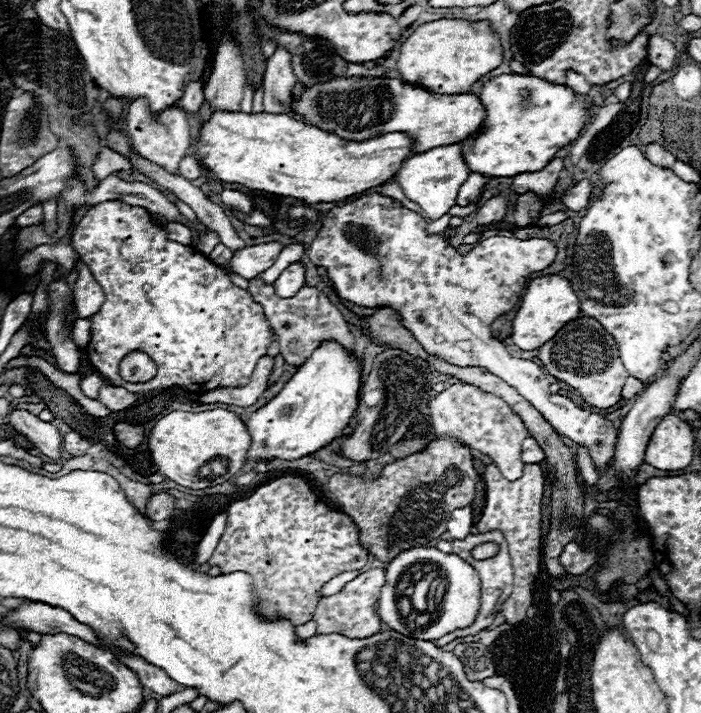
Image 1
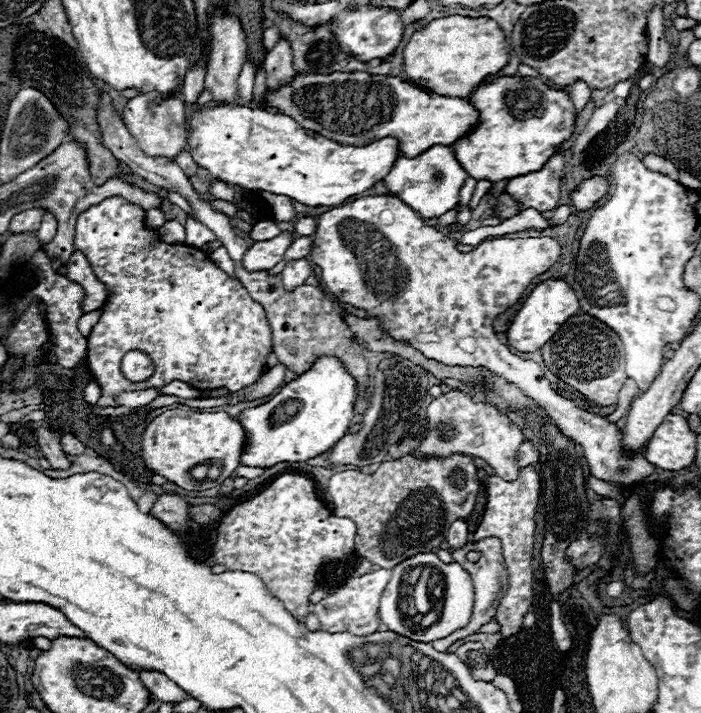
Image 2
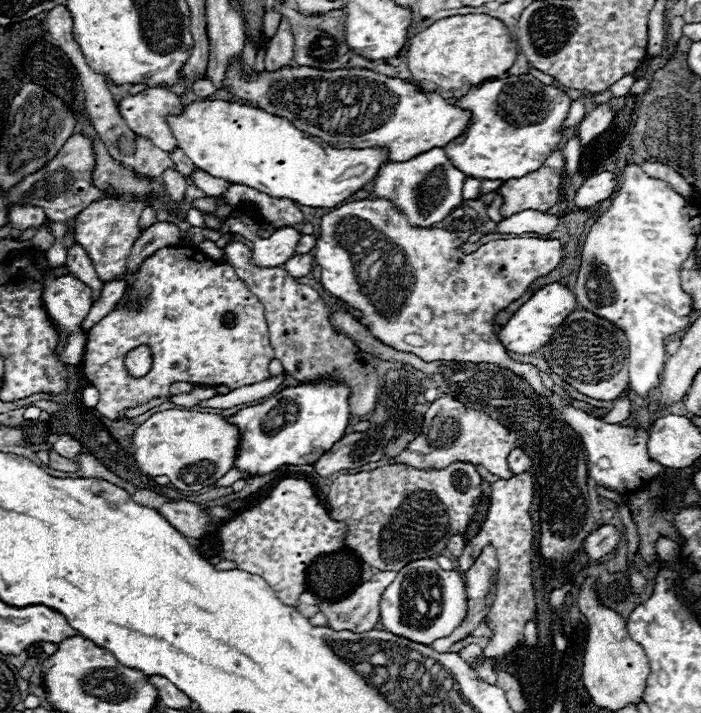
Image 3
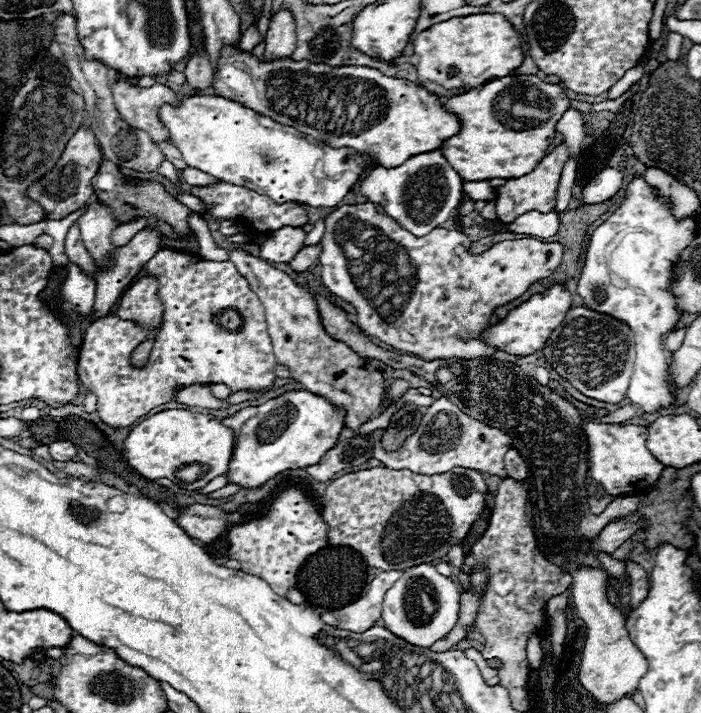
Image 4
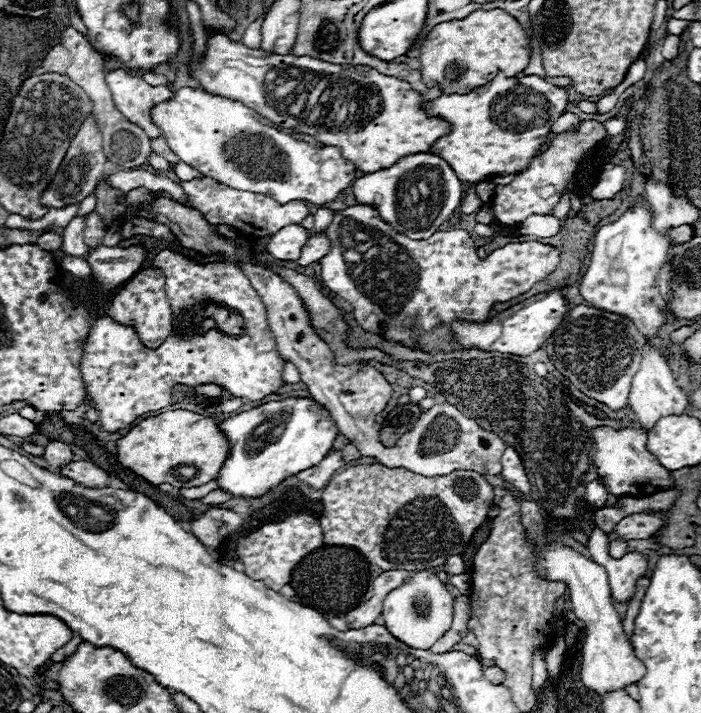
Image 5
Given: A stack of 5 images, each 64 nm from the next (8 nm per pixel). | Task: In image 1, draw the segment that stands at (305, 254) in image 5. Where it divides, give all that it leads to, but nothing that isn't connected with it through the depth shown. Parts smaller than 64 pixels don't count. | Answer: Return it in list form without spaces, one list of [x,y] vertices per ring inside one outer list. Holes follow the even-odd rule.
[[[294,262],[276,280],[276,292],[282,298],[290,298],[290,296],[294,296],[304,286],[304,280],[306,280],[304,264],[302,262]]]

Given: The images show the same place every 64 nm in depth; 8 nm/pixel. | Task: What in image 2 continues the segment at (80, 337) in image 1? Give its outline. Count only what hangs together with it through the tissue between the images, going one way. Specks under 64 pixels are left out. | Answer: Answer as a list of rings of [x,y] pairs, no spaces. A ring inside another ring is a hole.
[[[104,306],[98,308],[98,310],[92,310],[92,312],[88,312],[88,314],[84,314],[84,316],[78,320],[78,330],[82,332],[82,336],[88,336],[88,334],[90,334],[90,330],[92,330],[92,328],[96,326],[96,322],[100,320],[102,312],[104,312]]]

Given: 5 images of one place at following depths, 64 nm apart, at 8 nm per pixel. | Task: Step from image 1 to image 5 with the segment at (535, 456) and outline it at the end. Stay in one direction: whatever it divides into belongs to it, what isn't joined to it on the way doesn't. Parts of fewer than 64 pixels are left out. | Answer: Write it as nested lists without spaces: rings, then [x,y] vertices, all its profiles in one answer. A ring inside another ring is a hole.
[[[508,446],[508,448],[502,452],[502,456],[500,456],[500,464],[502,464],[500,476],[506,478],[506,482],[510,482],[510,484],[520,492],[523,500],[532,502],[526,468],[524,464],[522,464],[522,458],[518,456],[518,452]]]

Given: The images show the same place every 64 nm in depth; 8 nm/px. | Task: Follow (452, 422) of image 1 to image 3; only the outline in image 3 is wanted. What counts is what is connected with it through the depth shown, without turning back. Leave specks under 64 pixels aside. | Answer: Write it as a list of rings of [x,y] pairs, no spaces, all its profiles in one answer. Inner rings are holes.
[[[442,396],[428,406],[422,432],[406,446],[406,450],[394,458],[384,456],[384,460],[388,460],[388,464],[408,464],[418,470],[442,470],[452,462],[468,462],[474,466],[484,466],[488,472],[508,480],[514,474],[510,472],[506,458],[514,446],[516,434],[498,420],[492,420],[482,412],[468,410],[452,396]]]

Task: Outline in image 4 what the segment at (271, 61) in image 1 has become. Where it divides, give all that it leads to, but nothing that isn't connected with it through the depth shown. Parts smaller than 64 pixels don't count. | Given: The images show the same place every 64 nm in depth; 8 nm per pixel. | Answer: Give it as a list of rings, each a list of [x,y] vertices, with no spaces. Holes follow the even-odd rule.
[[[280,8],[270,18],[264,42],[266,42],[266,46],[264,46],[266,60],[292,56],[292,52],[296,48],[296,20],[290,10]]]

